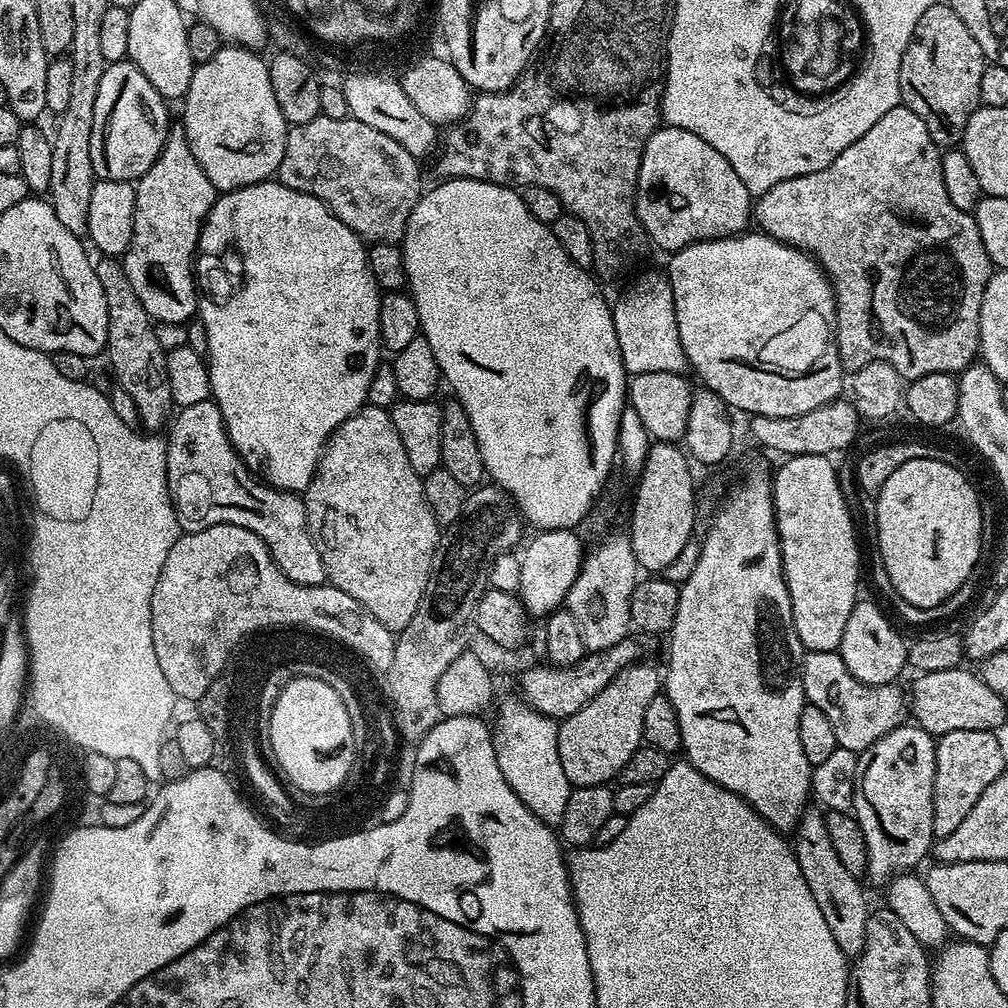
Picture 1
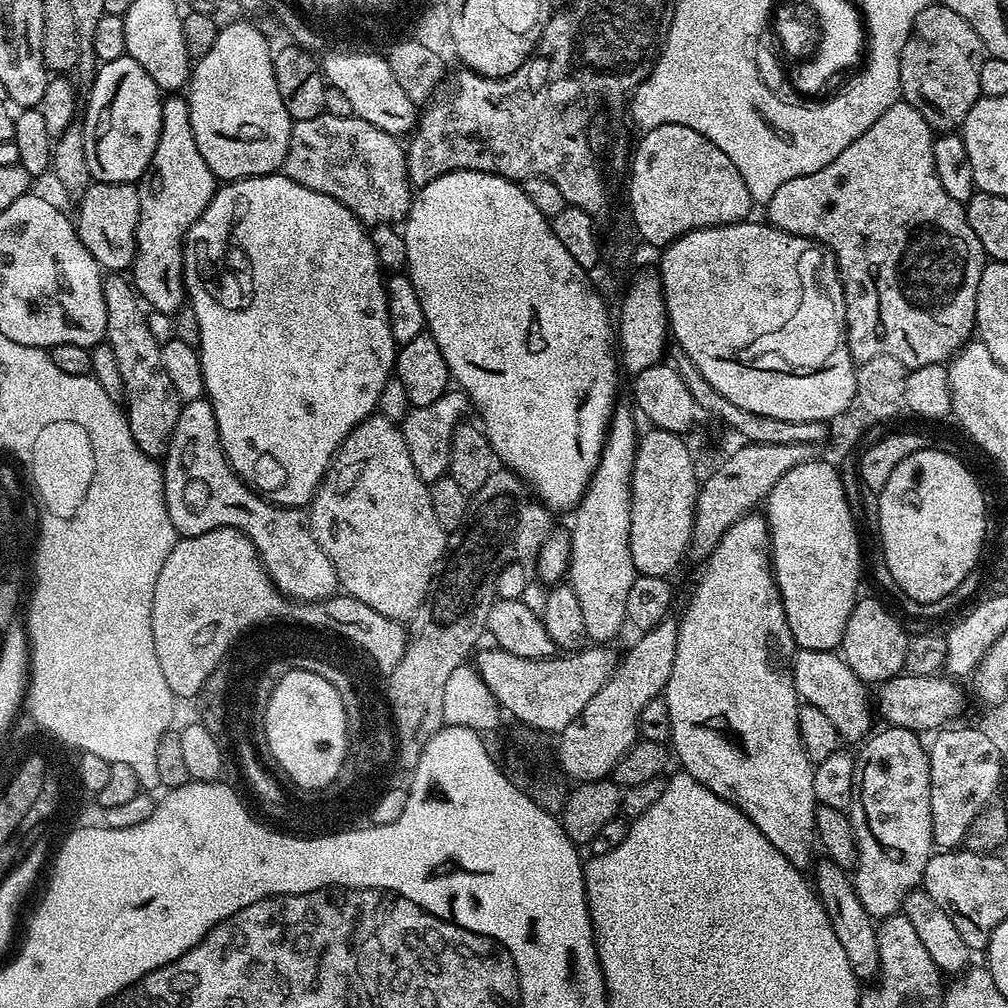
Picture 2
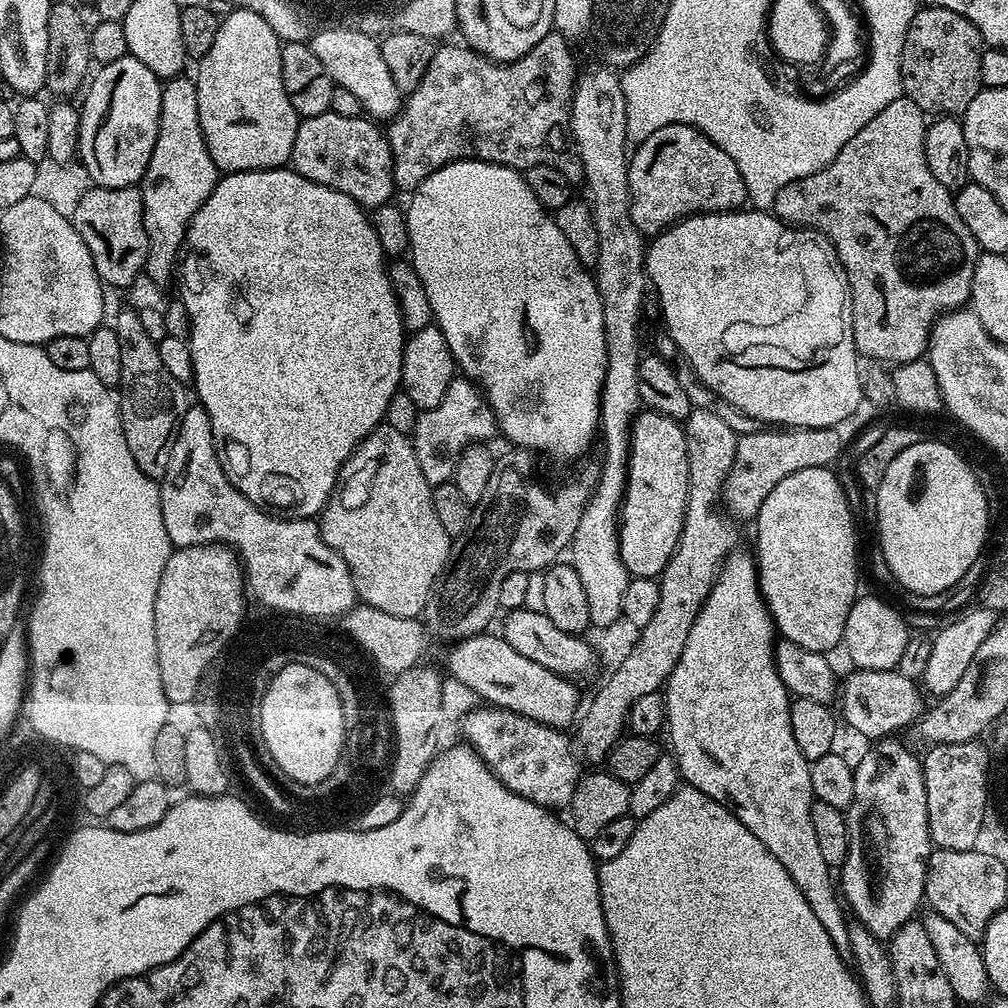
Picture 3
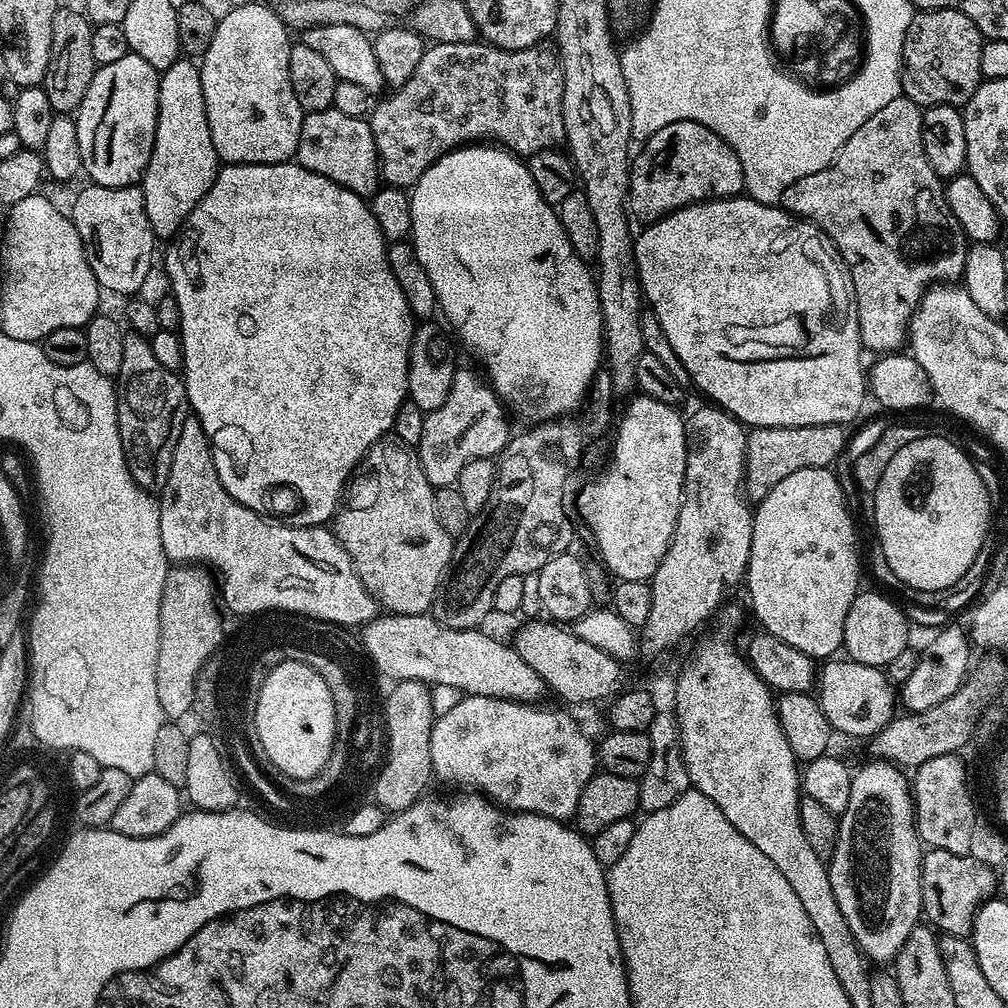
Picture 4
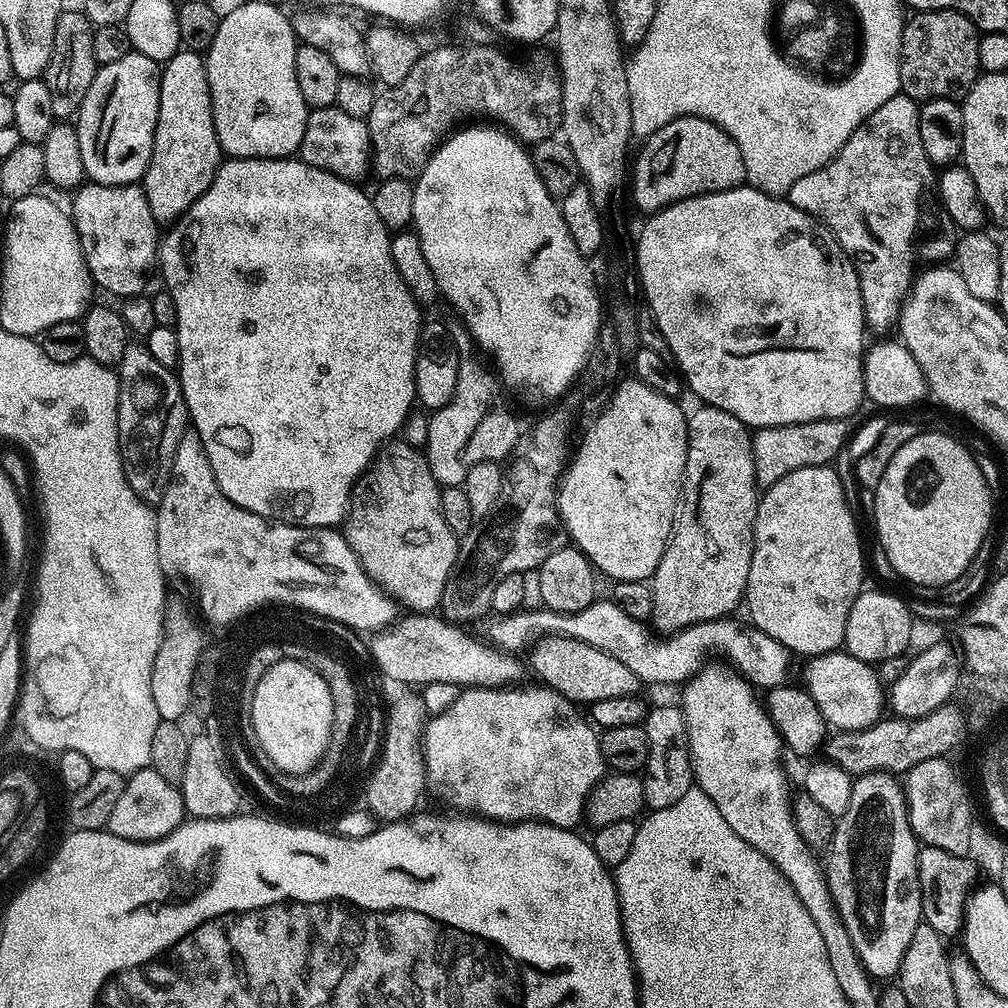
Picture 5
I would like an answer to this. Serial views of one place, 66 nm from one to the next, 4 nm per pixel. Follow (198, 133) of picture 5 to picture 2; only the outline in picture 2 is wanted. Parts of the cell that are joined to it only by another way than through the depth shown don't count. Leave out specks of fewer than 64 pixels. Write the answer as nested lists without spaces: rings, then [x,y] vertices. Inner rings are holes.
[[[172,94],[162,106],[162,130],[148,171],[139,181],[140,217],[136,231],[136,257],[130,279],[143,303],[151,311],[175,313],[185,303],[184,246],[188,232],[203,214],[218,187],[216,176],[206,166],[206,158],[194,142],[194,126],[190,126],[190,106],[180,94]]]

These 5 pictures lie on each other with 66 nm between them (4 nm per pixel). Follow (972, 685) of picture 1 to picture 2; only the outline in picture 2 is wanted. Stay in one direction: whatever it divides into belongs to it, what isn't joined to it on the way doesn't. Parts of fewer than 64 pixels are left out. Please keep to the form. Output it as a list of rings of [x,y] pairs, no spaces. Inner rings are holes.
[[[901,674],[883,681],[880,688],[875,689],[874,704],[878,709],[878,716],[885,721],[885,725],[894,728],[905,728],[917,734],[935,733],[945,726],[951,725],[952,720],[964,708],[964,692],[959,688],[955,679],[944,674],[934,676],[910,676]]]

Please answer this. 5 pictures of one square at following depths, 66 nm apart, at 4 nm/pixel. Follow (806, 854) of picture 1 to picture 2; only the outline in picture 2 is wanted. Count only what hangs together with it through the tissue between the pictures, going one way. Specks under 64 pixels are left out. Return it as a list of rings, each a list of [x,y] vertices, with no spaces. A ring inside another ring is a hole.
[[[827,858],[821,859],[821,864],[815,865],[814,891],[820,898],[820,904],[826,910],[830,926],[834,930],[842,950],[846,950],[846,958],[850,958],[850,966],[854,970],[857,980],[871,981],[880,971],[880,955],[878,954],[878,924],[872,915],[862,906],[856,893],[853,877],[845,869]]]

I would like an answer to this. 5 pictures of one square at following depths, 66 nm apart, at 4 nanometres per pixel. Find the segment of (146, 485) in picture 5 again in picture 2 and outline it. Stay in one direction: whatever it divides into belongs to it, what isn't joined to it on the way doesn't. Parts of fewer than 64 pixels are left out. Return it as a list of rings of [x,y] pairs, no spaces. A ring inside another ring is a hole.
[[[108,274],[103,277],[103,281],[106,302],[104,335],[110,350],[114,350],[118,371],[122,373],[122,407],[128,418],[130,434],[134,442],[138,442],[138,450],[153,458],[163,458],[168,455],[182,401],[162,366],[161,344],[154,338],[154,334],[150,334],[148,312],[131,279],[124,274]]]

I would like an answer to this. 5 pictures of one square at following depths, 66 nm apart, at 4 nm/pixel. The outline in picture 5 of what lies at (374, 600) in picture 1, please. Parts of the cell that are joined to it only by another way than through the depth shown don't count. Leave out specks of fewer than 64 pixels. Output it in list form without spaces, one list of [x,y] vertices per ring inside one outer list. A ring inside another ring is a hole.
[[[389,442],[381,447],[367,477],[368,493],[347,517],[346,539],[370,579],[379,588],[402,604],[404,602],[415,613],[428,614],[441,607],[448,579],[456,564],[458,537],[450,530],[450,526],[446,526],[446,518],[442,518],[442,485],[434,478],[425,453],[411,448],[405,442],[396,443]]]

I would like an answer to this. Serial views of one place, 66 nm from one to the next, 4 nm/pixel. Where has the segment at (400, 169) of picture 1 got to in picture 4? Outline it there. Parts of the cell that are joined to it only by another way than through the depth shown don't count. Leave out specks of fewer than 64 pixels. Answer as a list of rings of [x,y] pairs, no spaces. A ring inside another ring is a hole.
[[[337,108],[305,115],[294,160],[306,170],[314,170],[314,174],[322,174],[322,178],[330,178],[330,182],[365,198],[371,198],[382,184],[380,155],[371,123],[364,118],[350,118],[350,114],[342,114]]]

